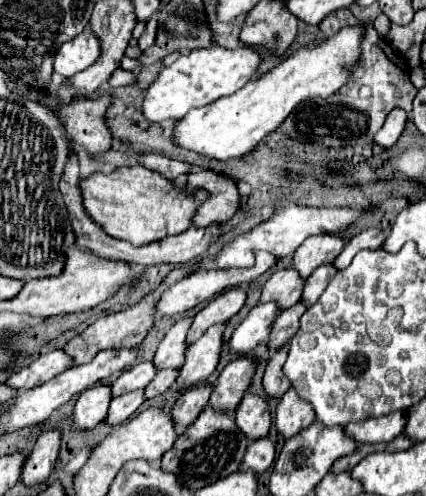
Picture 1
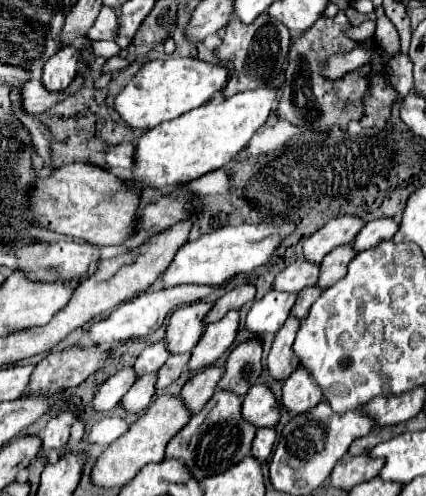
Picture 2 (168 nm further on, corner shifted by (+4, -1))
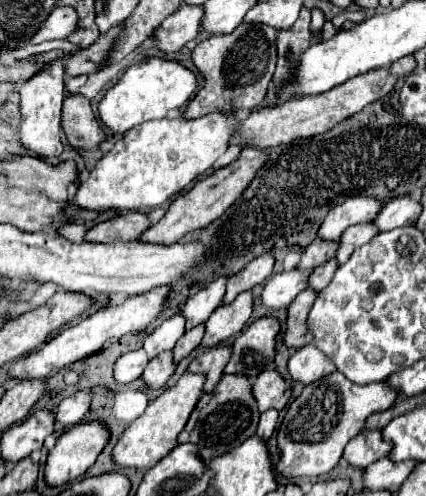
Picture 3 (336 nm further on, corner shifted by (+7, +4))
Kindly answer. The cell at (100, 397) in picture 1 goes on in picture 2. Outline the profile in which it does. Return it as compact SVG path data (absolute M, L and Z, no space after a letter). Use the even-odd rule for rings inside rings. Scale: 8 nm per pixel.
M124 367L112 377L106 379L106 383L98 389L94 395L94 409L96 411L110 411L118 405L118 401L128 393L132 383L136 381L136 373L132 367Z

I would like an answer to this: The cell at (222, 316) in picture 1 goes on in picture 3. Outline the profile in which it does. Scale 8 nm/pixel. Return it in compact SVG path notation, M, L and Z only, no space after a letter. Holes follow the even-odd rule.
M259 256L253 262L249 262L241 272L231 276L227 280L227 292L223 296L223 304L231 304L233 298L245 290L251 290L253 286L265 282L273 272L273 258L271 256Z

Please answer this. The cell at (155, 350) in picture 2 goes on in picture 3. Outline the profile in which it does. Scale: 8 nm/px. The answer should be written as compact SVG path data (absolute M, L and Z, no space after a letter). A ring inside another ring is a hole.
M181 314L171 316L169 320L161 322L147 338L143 344L143 350L147 352L149 358L155 358L161 352L167 352L175 346L175 342L183 336L185 332L185 320Z

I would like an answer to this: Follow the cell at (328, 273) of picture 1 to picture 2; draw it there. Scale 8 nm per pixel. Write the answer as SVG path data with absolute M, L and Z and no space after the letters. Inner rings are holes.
M352 243L348 245L340 245L336 249L332 249L324 261L322 261L322 271L320 271L320 279L318 279L318 287L326 289L330 285L334 285L340 277L344 277L348 263L358 255L358 251L354 249Z

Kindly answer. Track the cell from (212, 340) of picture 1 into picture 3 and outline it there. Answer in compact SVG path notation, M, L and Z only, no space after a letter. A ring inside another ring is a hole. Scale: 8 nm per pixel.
M241 292L231 304L219 306L211 318L205 322L205 336L201 346L213 348L225 342L227 338L239 334L243 326L247 324L253 310L253 298L251 292Z

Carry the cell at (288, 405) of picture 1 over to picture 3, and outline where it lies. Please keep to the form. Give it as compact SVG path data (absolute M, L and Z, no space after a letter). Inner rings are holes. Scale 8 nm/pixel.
M307 344L305 348L297 350L289 358L291 380L299 382L303 386L329 376L333 370L335 370L333 364L329 364L329 360L325 360L325 356L321 356L321 352L317 352L317 348L313 348L313 344Z

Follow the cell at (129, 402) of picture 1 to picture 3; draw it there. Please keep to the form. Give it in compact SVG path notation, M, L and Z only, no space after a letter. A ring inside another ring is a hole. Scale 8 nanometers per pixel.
M161 352L161 356L155 356L153 360L149 360L149 364L141 374L141 380L147 388L159 390L173 372L175 372L175 364L171 360L171 352Z

